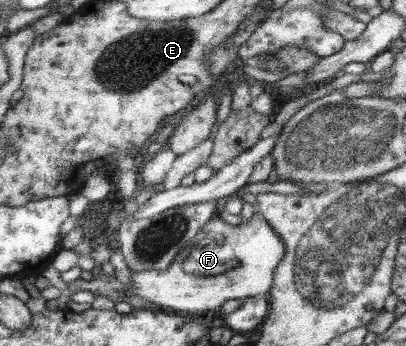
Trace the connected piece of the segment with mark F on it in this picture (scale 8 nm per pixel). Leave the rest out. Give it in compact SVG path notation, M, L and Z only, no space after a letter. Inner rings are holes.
M253 215L249 221L246 221L245 219L241 219L241 223L239 225L231 225L228 224L227 222L223 221L221 216L215 216L211 220L208 220L207 223L205 223L201 229L199 229L199 232L190 240L190 242L181 250L179 251L179 254L175 256L173 262L169 264L167 267L167 270L133 270L131 268L131 286L125 286L123 282L119 282L117 280L117 276L112 275L112 276L106 276L103 273L97 274L93 276L92 280L87 281L82 278L78 278L77 280L67 284L66 288L66 294L73 294L75 292L79 292L79 290L90 290L93 292L95 298L97 295L105 295L109 297L115 304L120 303L120 302L127 302L122 300L121 298L124 298L126 293L130 293L131 296L137 295L137 296L142 296L145 298L145 300L157 305L159 308L161 308L161 311L165 308L165 310L173 310L173 312L176 313L181 313L181 314L188 314L188 315L203 315L207 311L214 311L214 310L219 310L220 307L228 300L233 300L235 298L247 298L247 297L259 297L259 296L264 296L267 297L267 294L273 286L273 274L275 274L275 268L277 268L277 265L281 260L283 260L283 256L285 254L285 245L283 242L281 242L281 239L275 232L272 232L272 229L270 226L267 224L267 221L259 216L259 215Z

